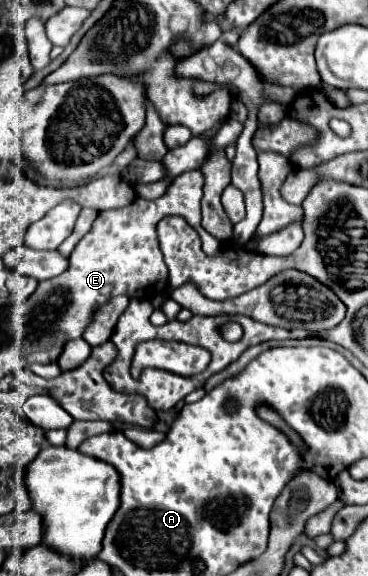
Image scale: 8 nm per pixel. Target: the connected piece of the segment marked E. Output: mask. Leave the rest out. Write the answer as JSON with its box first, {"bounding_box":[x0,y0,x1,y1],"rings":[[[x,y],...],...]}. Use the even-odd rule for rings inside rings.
{"bounding_box":[21,170,223,366],"rings":[[[189,170],[175,176],[167,192],[157,200],[137,198],[125,208],[99,212],[91,230],[79,240],[69,256],[69,268],[57,278],[41,280],[33,296],[29,296],[25,304],[21,304],[27,342],[27,346],[23,346],[27,362],[21,366],[29,366],[33,362],[55,362],[61,354],[63,344],[67,340],[81,338],[85,328],[91,324],[97,308],[107,304],[111,298],[125,294],[135,300],[151,300],[155,294],[167,292],[169,270],[163,262],[155,234],[155,226],[163,216],[181,214],[201,236],[207,256],[221,252],[223,244],[201,226],[199,202],[203,196],[203,182],[205,178],[199,170]]]}

